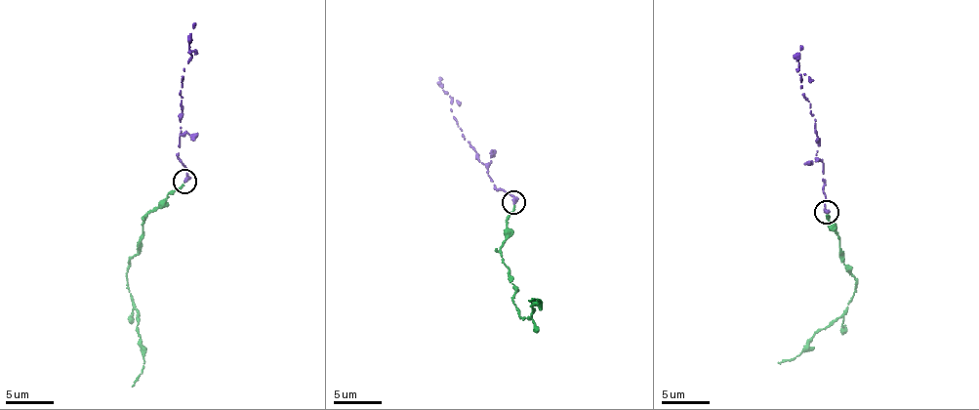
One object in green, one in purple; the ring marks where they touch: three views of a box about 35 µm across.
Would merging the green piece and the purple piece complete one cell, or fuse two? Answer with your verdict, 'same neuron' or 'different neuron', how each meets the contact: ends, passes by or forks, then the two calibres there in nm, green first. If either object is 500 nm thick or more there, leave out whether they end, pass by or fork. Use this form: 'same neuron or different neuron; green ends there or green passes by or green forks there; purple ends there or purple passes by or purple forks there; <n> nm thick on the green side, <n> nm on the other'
same neuron; green ends there; purple ends there; 140 nm thick on the green side, 340 nm on the other

